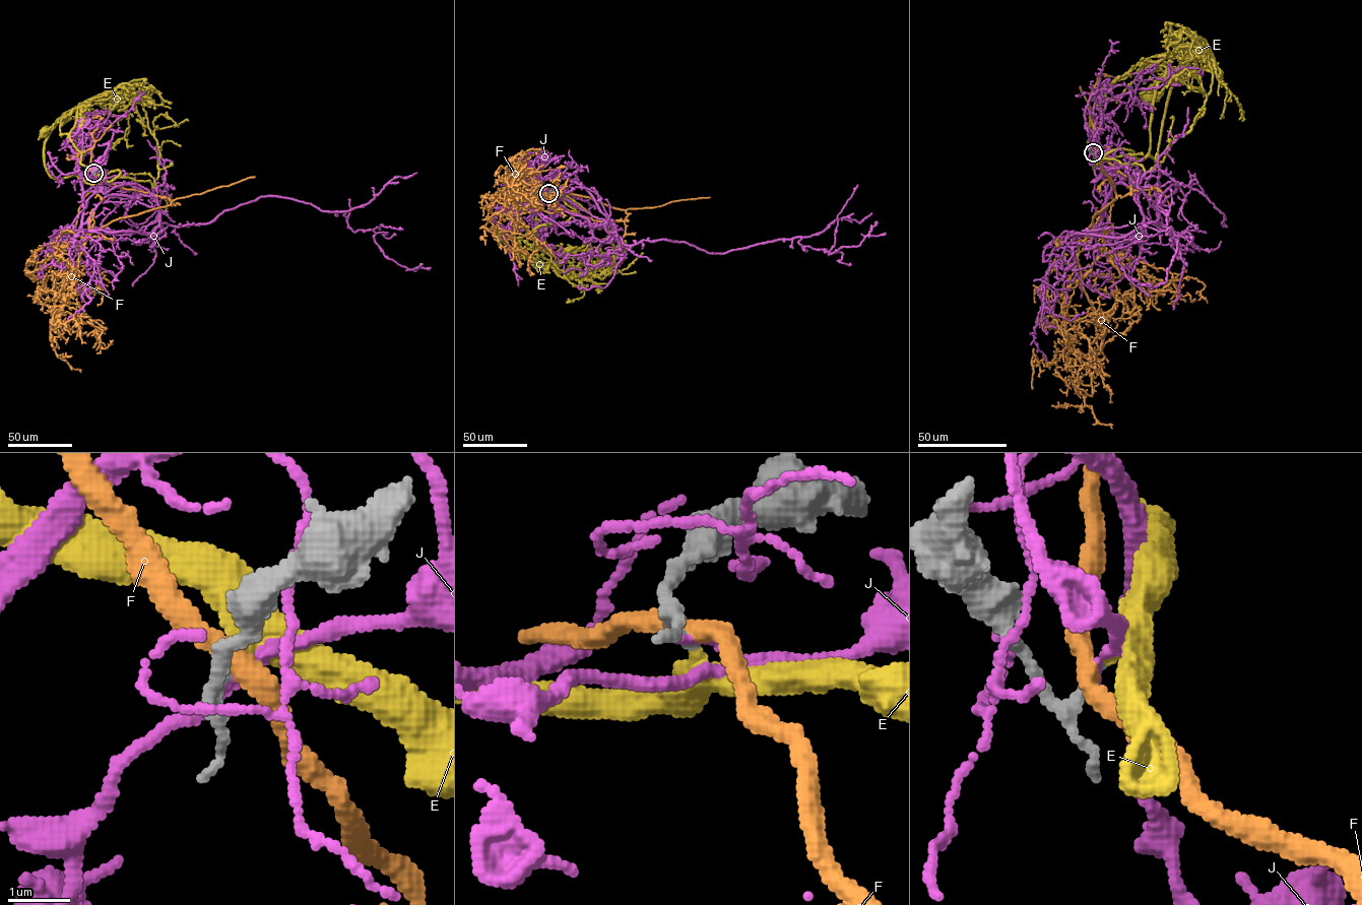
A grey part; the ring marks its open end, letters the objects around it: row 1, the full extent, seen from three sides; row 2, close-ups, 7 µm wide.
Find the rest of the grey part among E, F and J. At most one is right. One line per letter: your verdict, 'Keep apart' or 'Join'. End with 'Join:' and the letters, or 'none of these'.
E: Join
F: Keep apart
J: Keep apart
Join: E

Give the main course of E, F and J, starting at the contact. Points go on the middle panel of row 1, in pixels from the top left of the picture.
E: (548, 193), (568, 196), (574, 212), (565, 221), (534, 229), (535, 242), (523, 255), (499, 232)
F: (548, 193), (593, 219), (628, 214), (528, 185), (532, 177), (515, 164), (527, 159), (510, 170), (493, 213)
J: (548, 193), (611, 221), (628, 245), (726, 253), (800, 237), (830, 254), (885, 233)

